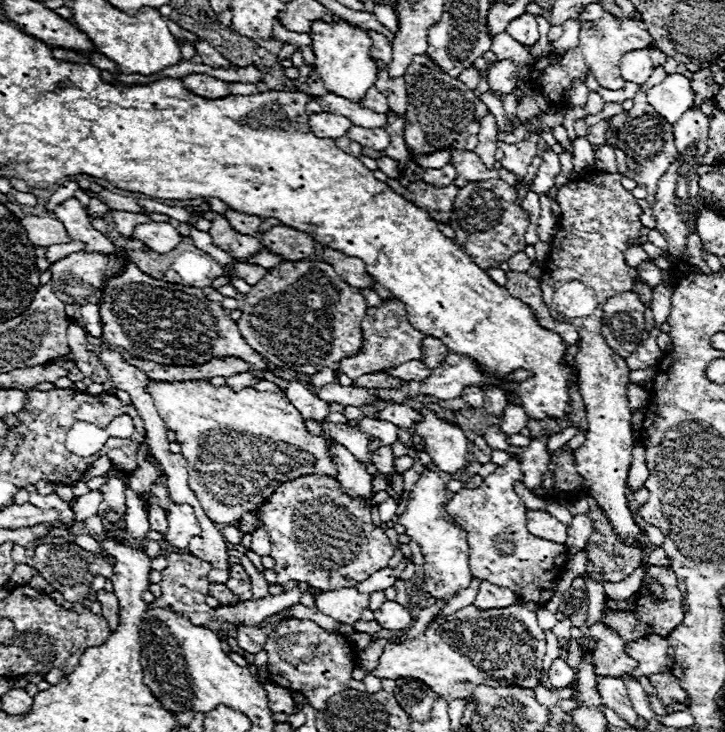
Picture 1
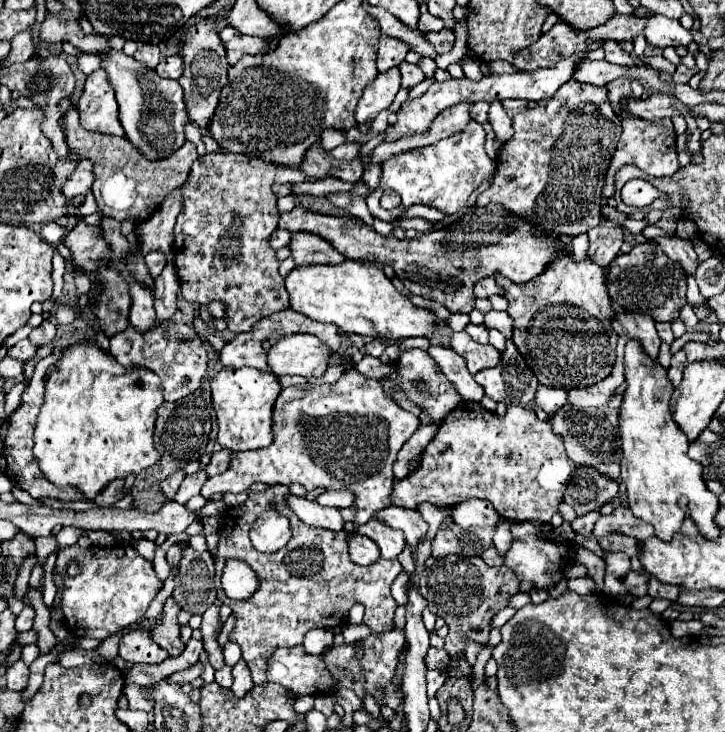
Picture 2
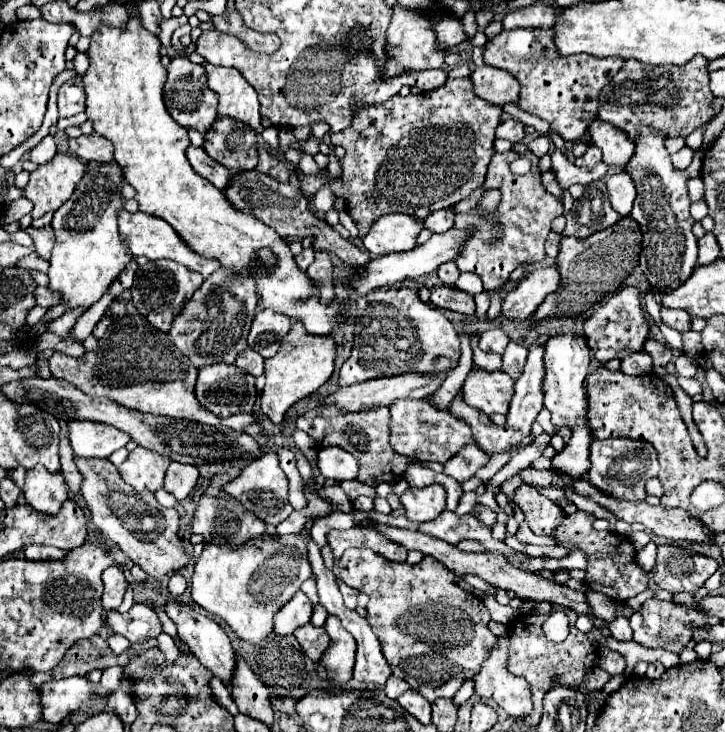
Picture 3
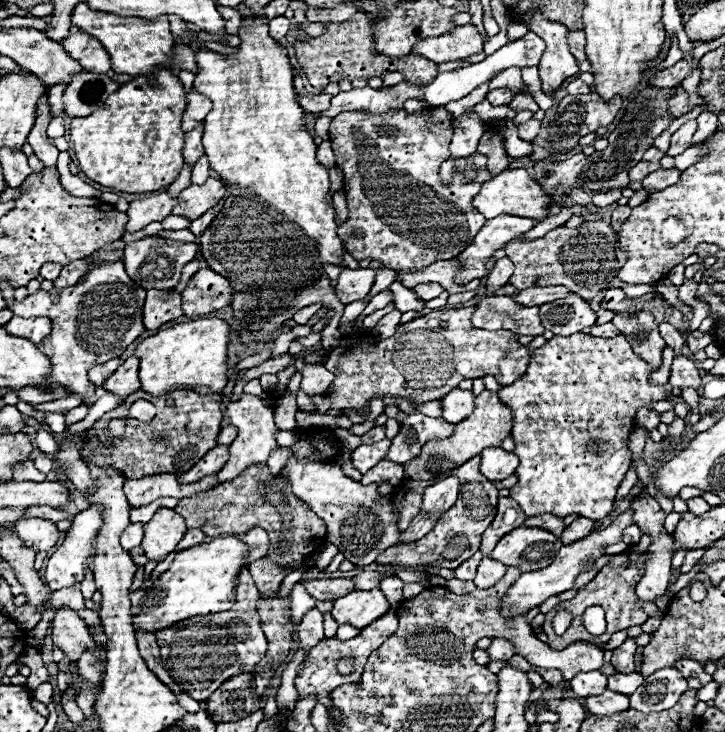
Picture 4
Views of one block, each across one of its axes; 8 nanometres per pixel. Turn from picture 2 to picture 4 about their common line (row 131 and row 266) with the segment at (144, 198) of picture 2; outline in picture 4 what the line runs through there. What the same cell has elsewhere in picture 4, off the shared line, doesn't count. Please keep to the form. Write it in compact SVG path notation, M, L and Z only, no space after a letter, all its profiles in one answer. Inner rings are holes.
M74 260L70 264L66 264L60 272L60 276L54 280L54 288L68 288L72 284L78 284L80 278L88 272L88 266L92 262L84 262L84 260Z

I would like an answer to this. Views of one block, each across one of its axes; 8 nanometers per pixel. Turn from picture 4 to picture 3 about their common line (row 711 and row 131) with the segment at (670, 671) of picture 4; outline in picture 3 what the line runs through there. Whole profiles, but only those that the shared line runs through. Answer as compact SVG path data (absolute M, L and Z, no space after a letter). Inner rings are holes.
M644 126L636 136L636 142L634 142L636 150L626 166L626 172L632 176L636 184L636 192L638 192L634 208L632 208L632 218L636 218L636 222L640 222L644 230L640 268L644 270L650 286L670 292L688 280L698 258L696 236L692 234L694 220L688 212L690 200L688 200L686 182L690 175L692 178L700 176L702 154L694 152L694 160L688 166L688 170L678 170L674 168L670 160L670 152L666 150L664 142L666 142L666 134L662 134L660 130L654 130L652 126Z

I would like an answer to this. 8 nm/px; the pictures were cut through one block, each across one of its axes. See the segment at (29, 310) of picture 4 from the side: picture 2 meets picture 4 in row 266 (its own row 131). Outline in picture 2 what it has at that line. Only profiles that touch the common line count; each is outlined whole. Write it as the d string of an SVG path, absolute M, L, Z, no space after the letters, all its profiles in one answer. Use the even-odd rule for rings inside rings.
M102 68L86 78L84 92L76 108L80 114L80 122L86 130L124 136L124 130L118 120L118 104L114 98L114 90Z

